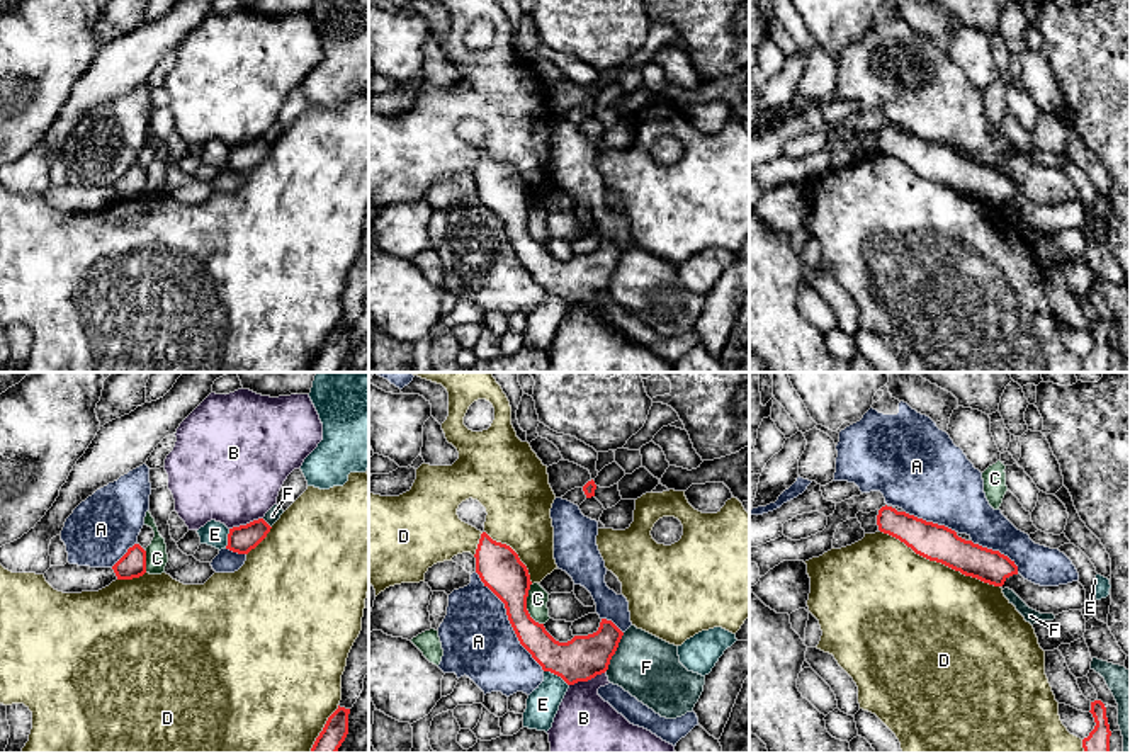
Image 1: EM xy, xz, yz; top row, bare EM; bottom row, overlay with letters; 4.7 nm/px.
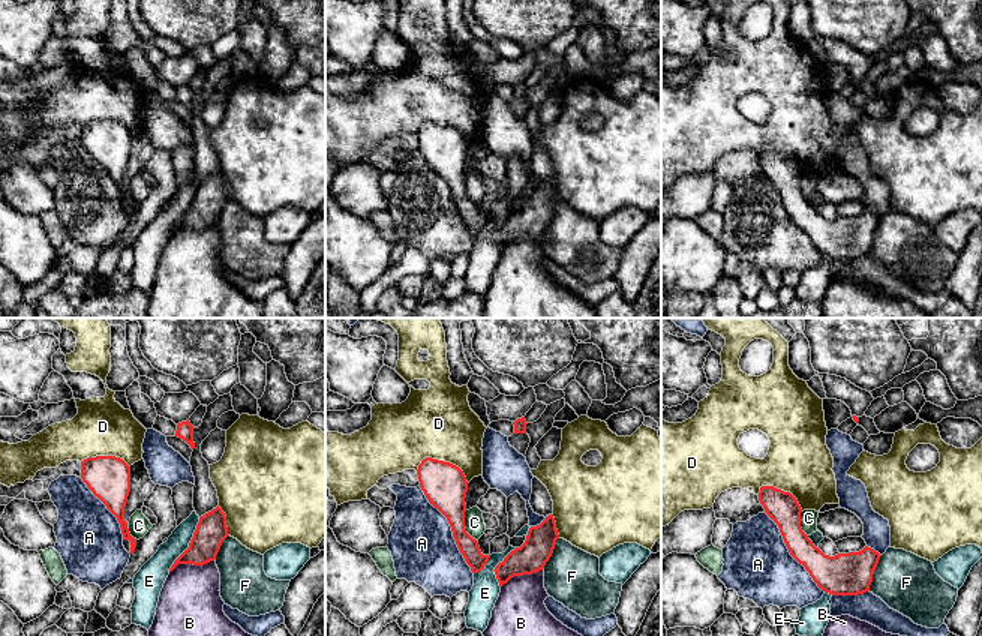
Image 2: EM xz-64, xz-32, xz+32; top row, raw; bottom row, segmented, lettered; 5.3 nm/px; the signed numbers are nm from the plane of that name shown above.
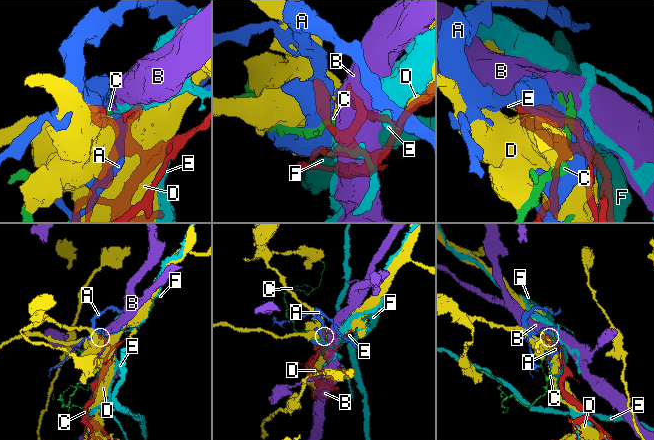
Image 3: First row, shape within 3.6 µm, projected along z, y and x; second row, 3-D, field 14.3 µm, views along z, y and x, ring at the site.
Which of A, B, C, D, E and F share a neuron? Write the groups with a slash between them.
A / B / C / D / E / F

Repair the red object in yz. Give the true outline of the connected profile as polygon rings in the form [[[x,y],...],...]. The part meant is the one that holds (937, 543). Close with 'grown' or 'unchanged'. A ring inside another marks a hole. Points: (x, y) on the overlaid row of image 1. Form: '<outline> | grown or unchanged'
[[[885,505],[879,510],[877,525],[880,532],[899,539],[916,554],[984,583],[1003,586],[1009,576],[1018,575],[1014,561],[999,551],[965,541],[945,525],[897,512],[892,507]]] | unchanged

